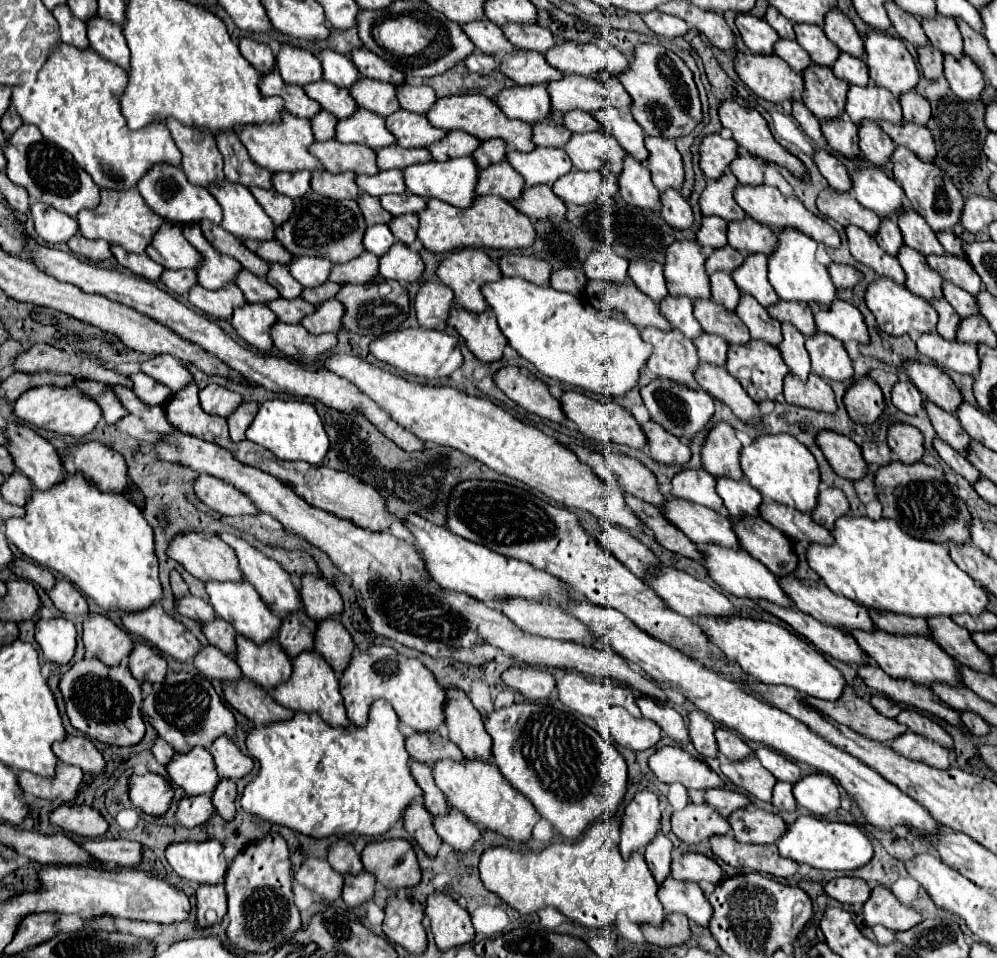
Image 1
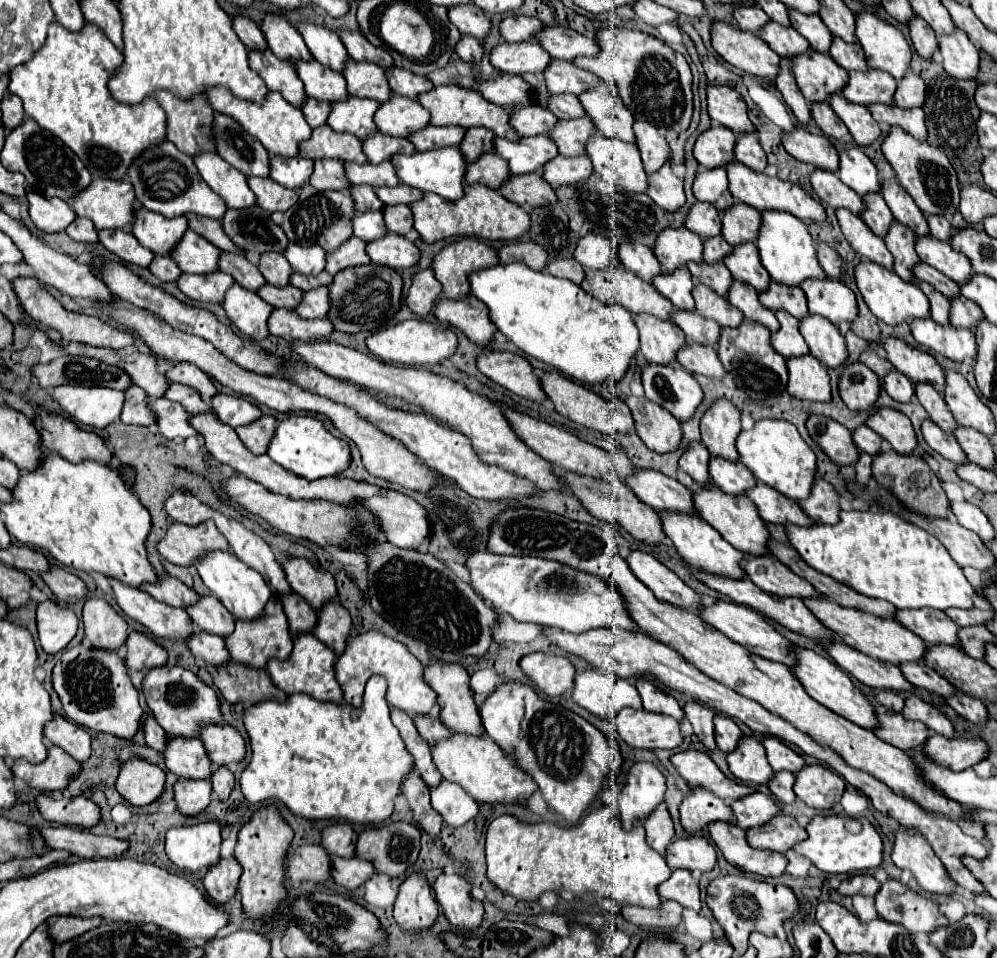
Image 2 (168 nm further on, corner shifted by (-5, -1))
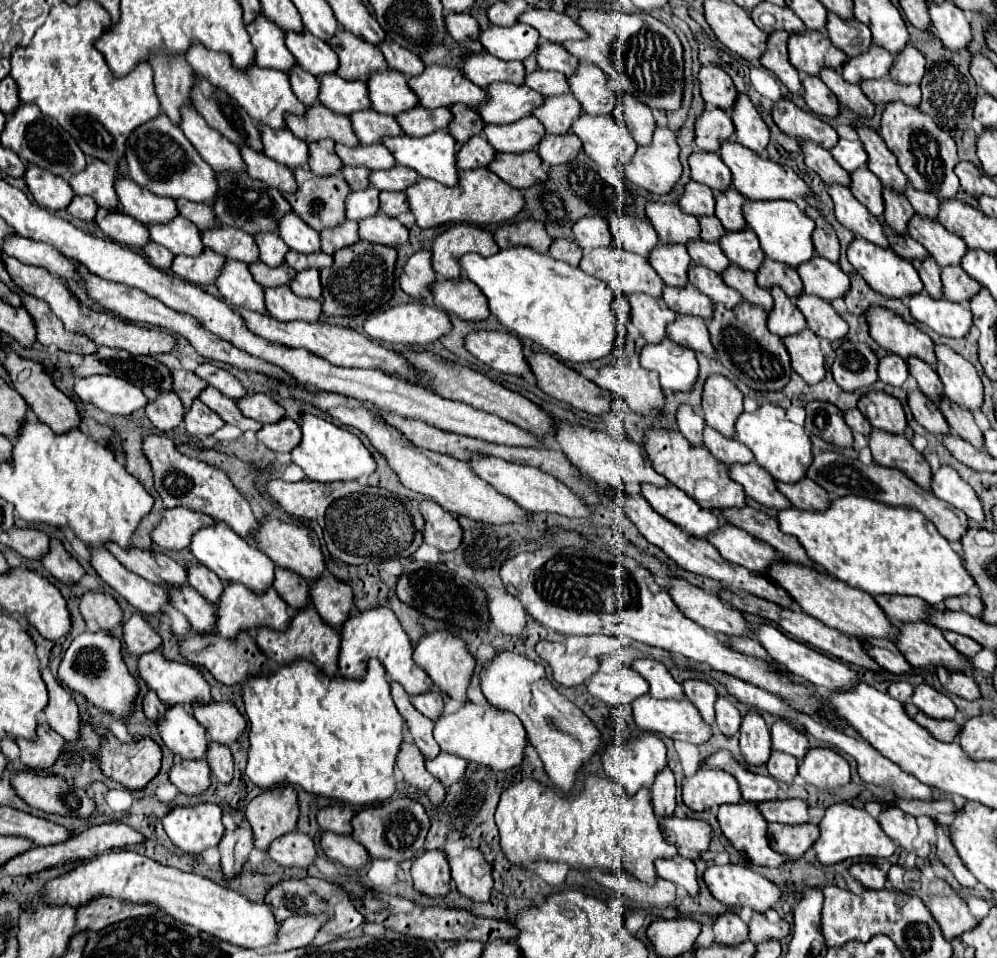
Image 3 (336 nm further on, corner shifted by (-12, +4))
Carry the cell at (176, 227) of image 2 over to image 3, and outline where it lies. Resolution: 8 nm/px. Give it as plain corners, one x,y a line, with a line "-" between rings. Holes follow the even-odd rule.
122,176
116,182
116,192
120,198
120,206
140,224
168,224
178,216
176,202
170,198
156,196
146,188
140,188
128,176

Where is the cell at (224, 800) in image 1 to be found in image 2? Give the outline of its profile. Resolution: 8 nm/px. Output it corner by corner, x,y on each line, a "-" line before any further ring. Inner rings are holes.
217,767
217,769
213,771
213,775
211,775
213,793
215,793
215,795
217,795
221,801
229,799
231,789
233,789
233,783
235,783
233,773
231,773
227,767

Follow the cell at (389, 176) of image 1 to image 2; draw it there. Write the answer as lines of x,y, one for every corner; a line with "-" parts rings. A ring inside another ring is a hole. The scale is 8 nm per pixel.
383,161
381,165
373,165
373,163
345,163
345,175
349,179
351,185
371,185
371,187
379,187
379,185
397,185
399,179
395,175
395,169
389,161

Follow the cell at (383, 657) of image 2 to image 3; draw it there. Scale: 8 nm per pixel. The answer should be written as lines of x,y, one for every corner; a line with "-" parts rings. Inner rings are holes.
372,608
366,612
354,612
348,618
348,622
342,626
338,672
344,678
362,680
368,660
378,658
384,664
390,680
398,682
410,696
418,696
428,692
428,684
426,684
428,674
420,666
416,666
416,662
412,660
412,652
414,652
414,646
390,608

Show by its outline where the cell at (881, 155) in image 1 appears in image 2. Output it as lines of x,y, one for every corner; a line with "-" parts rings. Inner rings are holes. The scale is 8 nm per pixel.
841,91
833,93
829,97
829,105
839,115
839,119
847,125
847,129
853,135
857,145
865,147
865,145
873,143
881,135
881,129
879,129
877,121
873,121
869,109
847,101

